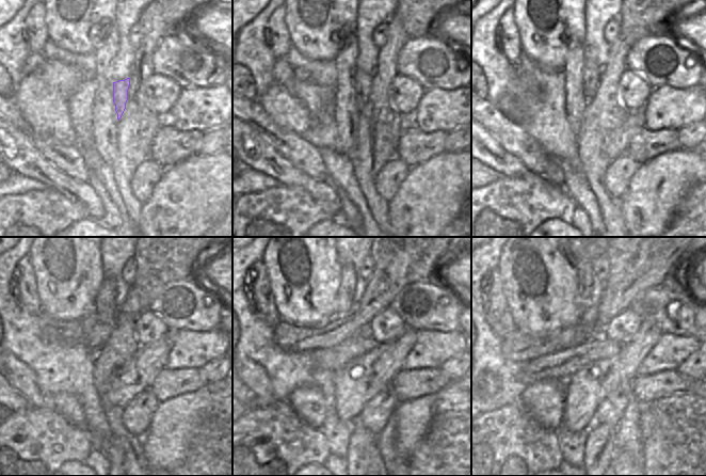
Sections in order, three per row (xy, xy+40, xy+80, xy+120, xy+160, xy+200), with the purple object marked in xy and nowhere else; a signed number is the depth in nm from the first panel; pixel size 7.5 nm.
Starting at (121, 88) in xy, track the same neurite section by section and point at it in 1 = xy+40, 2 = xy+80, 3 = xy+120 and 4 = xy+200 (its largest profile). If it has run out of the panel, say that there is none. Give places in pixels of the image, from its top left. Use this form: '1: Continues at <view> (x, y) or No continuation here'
1: Continues at xy+40 (362, 84)
2: Continues at xy+80 (590, 69)
3: Continues at xy+120 (106, 305)
4: Continues at xy+200 (582, 265).

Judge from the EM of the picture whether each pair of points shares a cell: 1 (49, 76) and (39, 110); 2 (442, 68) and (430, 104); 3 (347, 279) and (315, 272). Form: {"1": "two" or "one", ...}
{"1": "one", "2": "two", "3": "two"}

